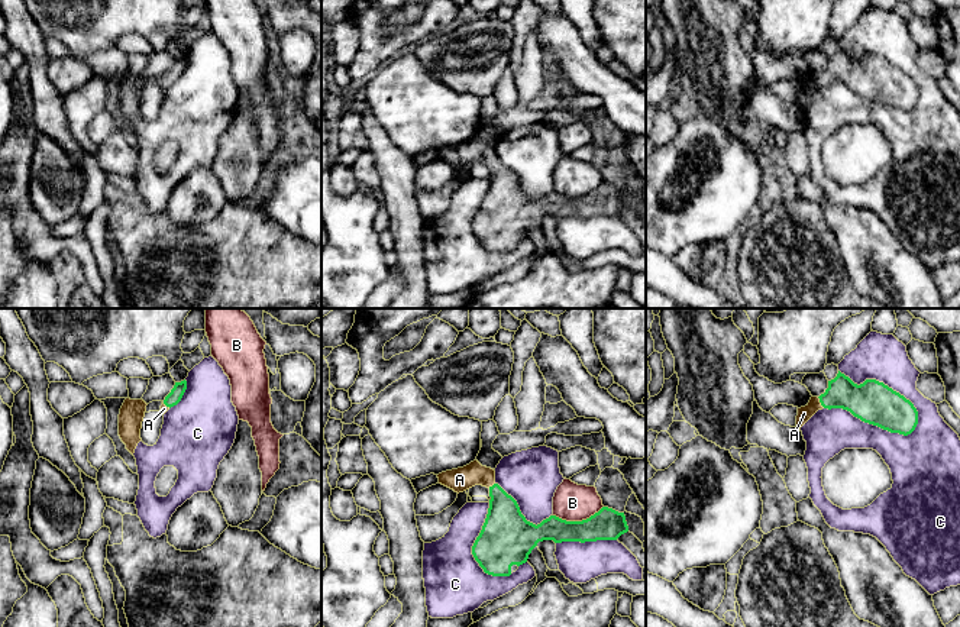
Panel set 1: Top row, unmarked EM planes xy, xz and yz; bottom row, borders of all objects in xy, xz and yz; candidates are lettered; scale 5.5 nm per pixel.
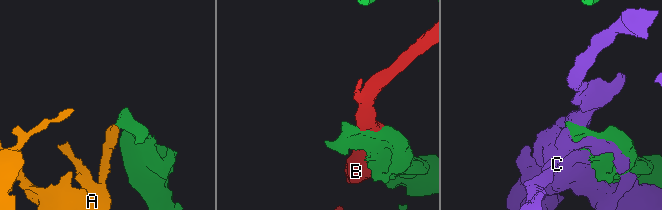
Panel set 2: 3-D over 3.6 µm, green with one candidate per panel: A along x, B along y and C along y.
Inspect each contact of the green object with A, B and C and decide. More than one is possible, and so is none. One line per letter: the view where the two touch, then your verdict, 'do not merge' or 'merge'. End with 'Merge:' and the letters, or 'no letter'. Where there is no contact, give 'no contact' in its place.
A: contact in yz; merge
B: contact in xz; do not merge
C: contact in yz; do not merge
Merge: A

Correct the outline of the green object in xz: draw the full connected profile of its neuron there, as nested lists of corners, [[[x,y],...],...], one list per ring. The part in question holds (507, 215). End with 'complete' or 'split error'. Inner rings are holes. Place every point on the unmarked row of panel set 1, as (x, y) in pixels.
[[[478,136],[437,151],[439,159],[463,168],[475,161],[489,165],[489,184],[479,211],[472,222],[472,230],[485,249],[510,252],[513,240],[523,240],[539,217],[597,217],[617,216],[628,207],[624,188],[602,182],[582,197],[566,197],[550,191],[540,200],[533,200],[521,190],[517,177],[497,158],[495,146]]]; split error

